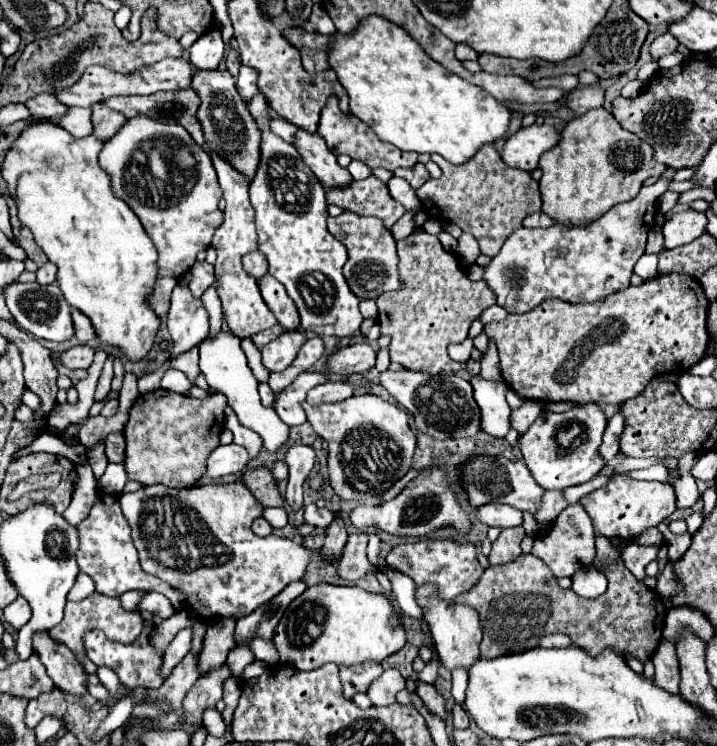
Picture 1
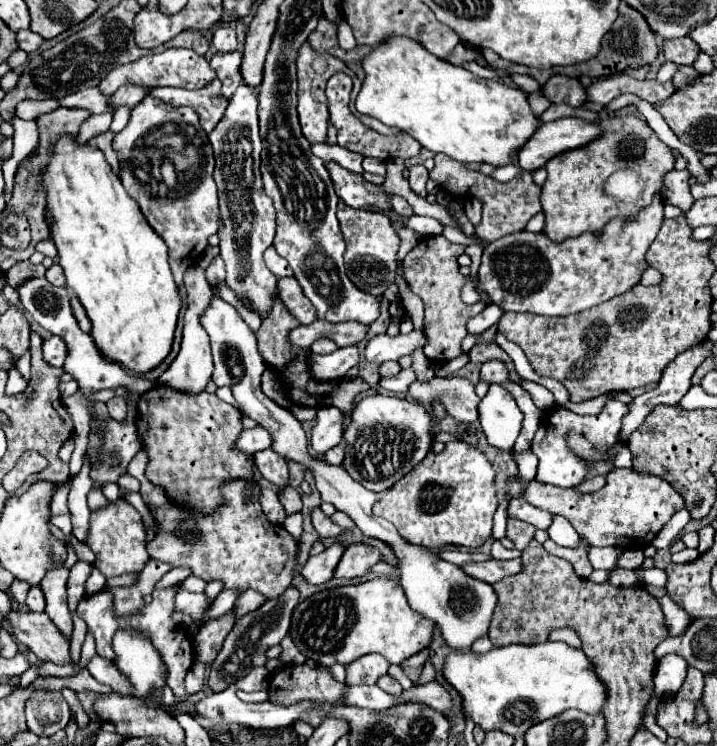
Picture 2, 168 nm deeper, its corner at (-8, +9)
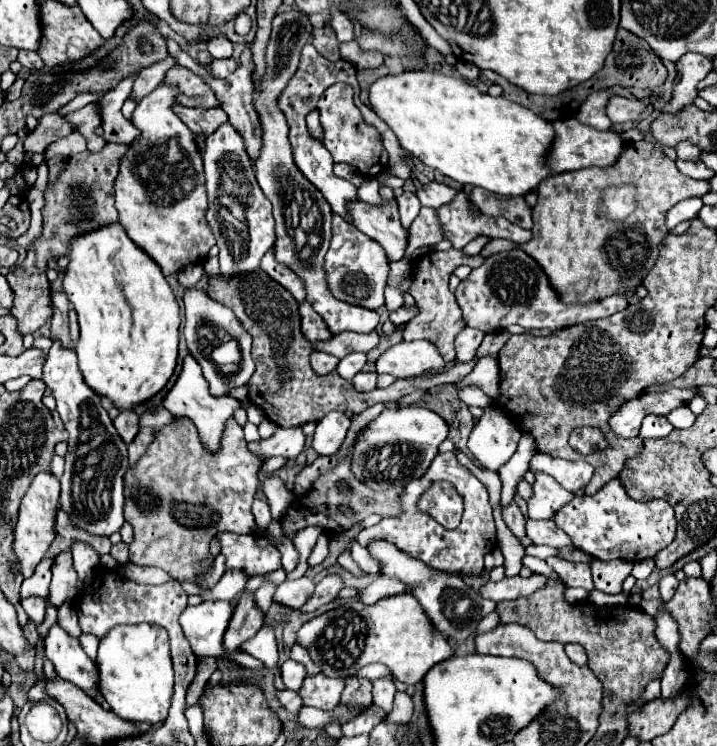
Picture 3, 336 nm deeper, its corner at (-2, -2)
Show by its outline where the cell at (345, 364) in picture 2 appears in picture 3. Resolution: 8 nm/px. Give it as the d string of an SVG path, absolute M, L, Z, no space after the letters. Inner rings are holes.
M351 353L347 357L343 357L337 365L337 373L343 377L343 379L353 379L353 375L357 375L363 365L367 363L367 355L365 353Z

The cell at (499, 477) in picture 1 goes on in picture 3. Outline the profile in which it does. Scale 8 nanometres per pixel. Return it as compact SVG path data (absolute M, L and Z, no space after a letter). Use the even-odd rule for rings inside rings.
M619 479L607 483L595 495L575 495L555 513L553 521L569 535L569 539L579 551L601 561L625 559L635 563L651 559L675 539L673 507L667 505L663 499L631 499Z

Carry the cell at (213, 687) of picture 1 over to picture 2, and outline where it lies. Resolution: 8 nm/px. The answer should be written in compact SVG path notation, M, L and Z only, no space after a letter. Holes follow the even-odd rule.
M287 588L285 594L281 596L281 600L267 600L261 608L257 608L257 612L249 612L235 622L233 632L229 632L219 656L215 658L215 662L211 666L209 688L213 692L225 690L229 684L233 684L239 678L239 674L247 676L251 672L251 668L265 666L265 660L267 660L265 652L287 636L291 612L297 606L297 602L299 602L299 592L295 588Z

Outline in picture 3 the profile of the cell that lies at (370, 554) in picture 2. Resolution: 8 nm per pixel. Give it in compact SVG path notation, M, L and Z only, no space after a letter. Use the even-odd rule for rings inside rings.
M327 575L327 577L323 577L323 579L317 583L315 593L313 593L311 599L303 605L301 611L315 611L315 609L319 609L321 605L333 601L333 599L339 595L341 589L343 589L343 579L341 579L339 575Z

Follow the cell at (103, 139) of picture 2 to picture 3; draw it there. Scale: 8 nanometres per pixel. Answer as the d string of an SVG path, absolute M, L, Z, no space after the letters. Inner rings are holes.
M107 143L99 153L83 151L79 155L73 155L69 157L69 165L61 173L57 183L53 187L47 187L45 207L43 207L43 233L35 241L33 249L27 253L27 259L15 269L11 269L7 275L7 283L15 295L11 315L19 321L21 335L34 333L51 317L49 281L45 277L47 261L67 255L69 239L73 235L117 221L117 211L113 201L113 181L117 179L119 159L125 155L125 151L127 145Z

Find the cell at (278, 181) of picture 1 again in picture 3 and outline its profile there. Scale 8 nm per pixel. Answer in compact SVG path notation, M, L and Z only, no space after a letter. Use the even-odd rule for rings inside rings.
M283 11L277 13L273 19L273 31L271 39L265 51L265 73L259 81L259 91L255 95L255 109L259 113L259 121L263 127L263 147L259 151L259 159L255 159L255 173L257 183L265 197L273 205L273 219L275 219L275 247L273 255L275 261L281 265L291 267L299 279L305 283L307 301L311 307L323 317L329 331L341 333L341 331L355 331L355 333L371 333L379 325L379 313L347 305L331 295L331 289L327 287L327 273L323 271L323 259L327 255L327 247L331 241L331 207L323 199L323 193L315 189L315 185L303 177L299 167L295 167L293 155L291 155L291 143L287 139L287 117L283 111L279 111L279 95L291 81L291 75L295 75L301 49L305 43L311 41L313 25L309 23L309 15L303 11Z

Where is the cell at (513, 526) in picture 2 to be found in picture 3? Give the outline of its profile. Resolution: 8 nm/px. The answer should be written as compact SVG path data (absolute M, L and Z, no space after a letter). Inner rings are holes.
M515 503L503 507L503 521L507 523L509 531L517 537L517 539L523 539L525 537L525 517L523 513L519 511L519 507Z

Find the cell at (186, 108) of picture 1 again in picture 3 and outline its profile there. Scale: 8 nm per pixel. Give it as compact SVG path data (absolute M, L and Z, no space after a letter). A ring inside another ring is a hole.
M173 105L173 111L193 133L203 133L203 135L211 135L221 123L227 121L227 113L221 107L199 109L199 107Z

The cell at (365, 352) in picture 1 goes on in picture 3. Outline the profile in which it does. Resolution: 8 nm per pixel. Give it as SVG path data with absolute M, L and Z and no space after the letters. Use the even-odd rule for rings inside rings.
M401 341L389 347L375 361L377 373L389 373L399 379L409 379L425 371L441 371L445 361L429 341Z

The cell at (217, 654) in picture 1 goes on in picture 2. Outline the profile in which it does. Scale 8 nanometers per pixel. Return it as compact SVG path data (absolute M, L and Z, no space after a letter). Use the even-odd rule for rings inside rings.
M245 590L245 592L241 594L241 598L237 600L237 604L235 604L233 612L235 612L235 616L237 616L237 618L241 618L241 616L249 614L251 610L259 608L265 600L267 600L267 598L265 598L261 592L255 592L255 590Z

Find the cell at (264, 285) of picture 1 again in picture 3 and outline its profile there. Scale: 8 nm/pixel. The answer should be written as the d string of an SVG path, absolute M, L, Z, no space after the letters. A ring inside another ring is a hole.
M307 301L299 303L299 315L301 315L301 331L309 341L325 341L331 337L327 325L323 323L323 319L319 319L319 315L313 311L313 307L309 307Z

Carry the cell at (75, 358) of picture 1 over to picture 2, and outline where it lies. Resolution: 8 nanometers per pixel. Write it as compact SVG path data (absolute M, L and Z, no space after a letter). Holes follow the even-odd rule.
M51 336L51 338L43 340L43 360L49 366L61 368L63 360L65 360L65 342L57 336Z

